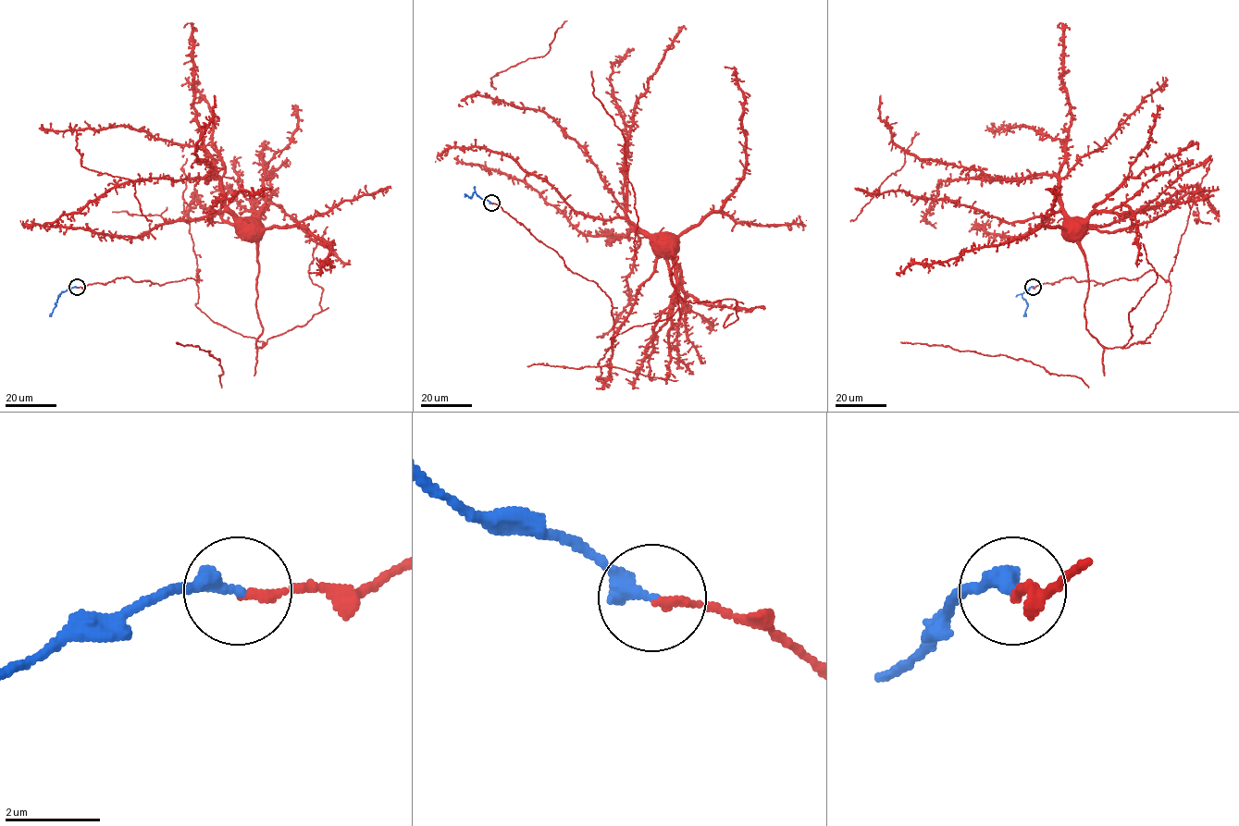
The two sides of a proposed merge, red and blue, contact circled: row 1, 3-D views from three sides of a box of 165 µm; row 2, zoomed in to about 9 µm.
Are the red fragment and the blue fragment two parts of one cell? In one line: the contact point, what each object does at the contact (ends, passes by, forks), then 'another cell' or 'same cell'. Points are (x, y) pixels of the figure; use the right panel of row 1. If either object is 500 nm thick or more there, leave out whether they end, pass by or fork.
(1033, 287) | red ends | blue ends | same cell

